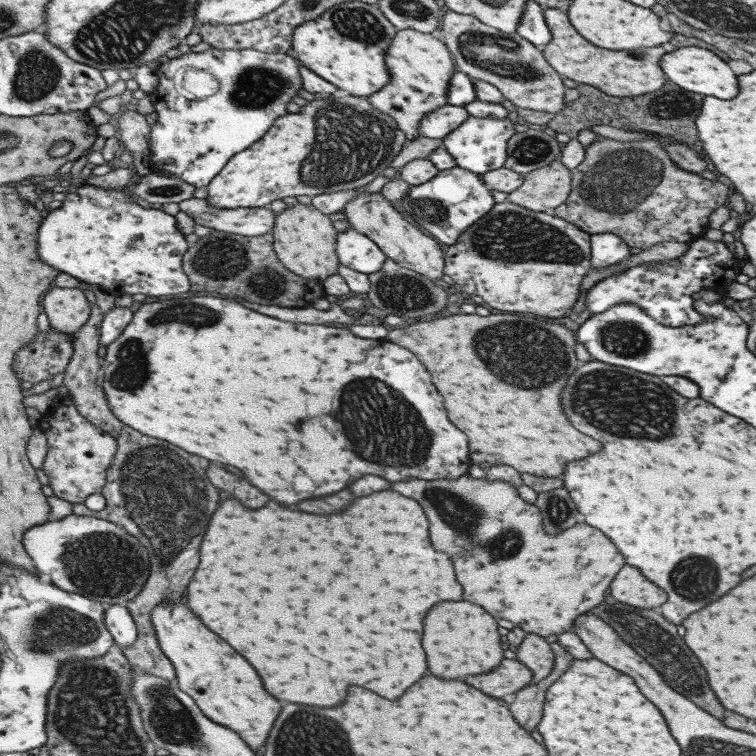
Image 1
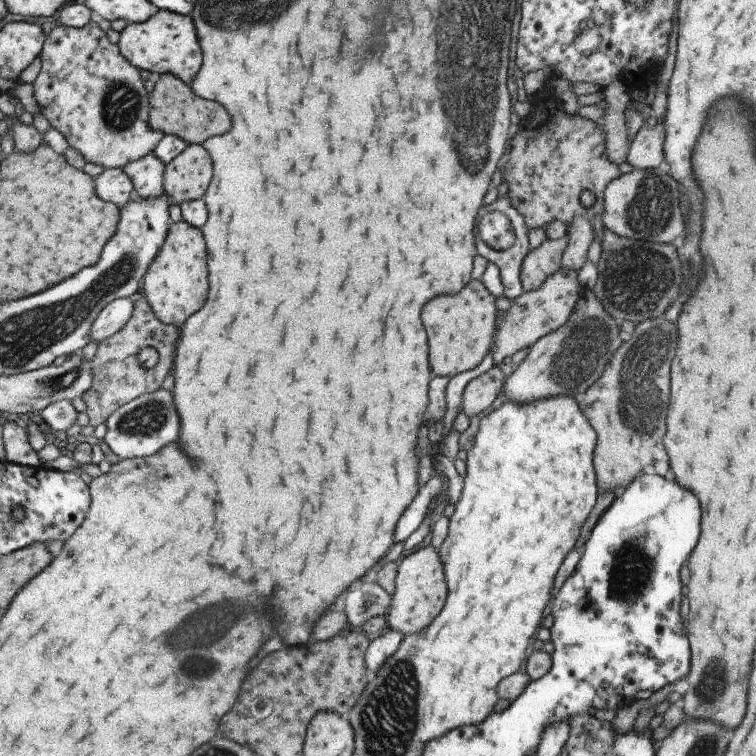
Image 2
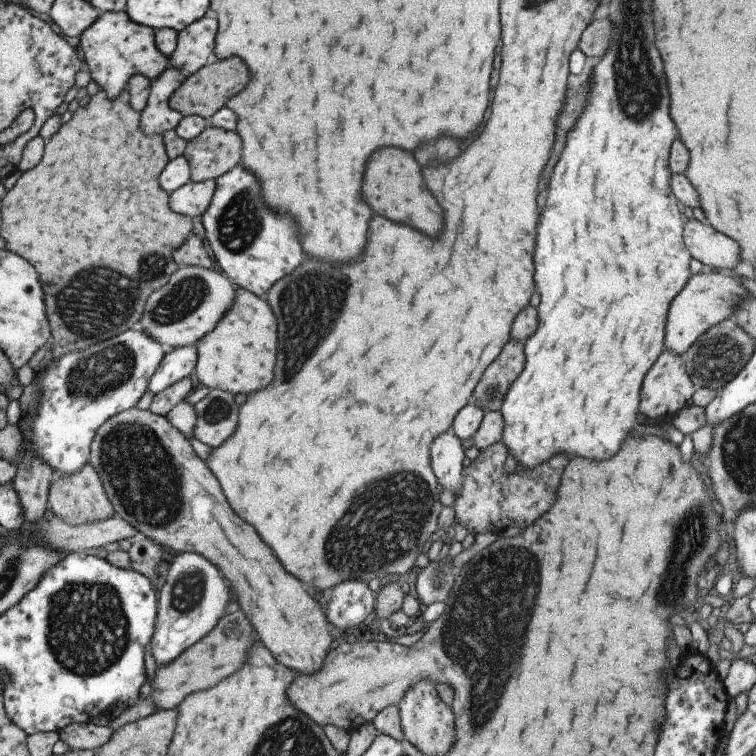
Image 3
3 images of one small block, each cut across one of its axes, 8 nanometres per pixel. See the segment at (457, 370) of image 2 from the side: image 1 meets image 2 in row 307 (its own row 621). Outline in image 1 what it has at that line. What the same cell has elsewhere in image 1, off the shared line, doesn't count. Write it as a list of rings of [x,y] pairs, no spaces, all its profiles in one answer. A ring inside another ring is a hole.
[[[441,602],[423,622],[421,646],[427,654],[427,668],[433,676],[455,680],[463,676],[487,674],[503,659],[500,635],[493,615],[471,602]]]

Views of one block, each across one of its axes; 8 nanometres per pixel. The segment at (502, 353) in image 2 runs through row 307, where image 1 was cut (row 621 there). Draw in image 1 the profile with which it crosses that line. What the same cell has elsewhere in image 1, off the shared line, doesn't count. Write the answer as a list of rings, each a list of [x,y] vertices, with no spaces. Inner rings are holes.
[[[463,475],[455,479],[439,479],[434,481],[407,479],[405,482],[393,484],[393,490],[399,492],[401,496],[413,498],[413,500],[423,508],[425,518],[427,518],[427,522],[429,522],[429,538],[431,538],[433,546],[435,546],[437,550],[445,550],[445,552],[451,554],[453,560],[455,560],[455,576],[457,576],[457,582],[459,582],[461,588],[463,588],[465,600],[477,602],[477,606],[481,606],[483,610],[488,611],[489,614],[493,615],[495,620],[497,618],[504,618],[514,626],[521,627],[521,630],[526,634],[535,634],[545,638],[549,635],[559,635],[566,631],[571,631],[575,618],[578,618],[580,614],[590,611],[605,599],[611,580],[613,580],[615,574],[617,574],[619,569],[625,564],[615,545],[609,542],[609,540],[605,538],[605,535],[601,534],[599,530],[593,530],[593,528],[587,526],[587,524],[573,524],[573,526],[569,526],[567,530],[563,530],[563,532],[559,532],[559,534],[547,534],[547,532],[543,532],[541,516],[539,516],[537,507],[533,503],[530,504],[519,497],[517,489],[508,482],[490,481],[485,478],[472,478],[469,475]]]

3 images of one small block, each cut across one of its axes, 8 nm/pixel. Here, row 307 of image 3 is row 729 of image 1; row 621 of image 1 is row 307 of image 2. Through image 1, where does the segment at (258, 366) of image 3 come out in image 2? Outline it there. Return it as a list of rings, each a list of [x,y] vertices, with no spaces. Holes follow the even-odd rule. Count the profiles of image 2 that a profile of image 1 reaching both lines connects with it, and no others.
[[[183,220],[170,223],[164,242],[161,244],[157,255],[147,266],[140,285],[143,287],[143,297],[149,304],[153,315],[162,324],[183,324],[183,320],[201,308],[205,302],[207,292],[207,268],[205,268],[205,246],[201,232],[186,224]]]

